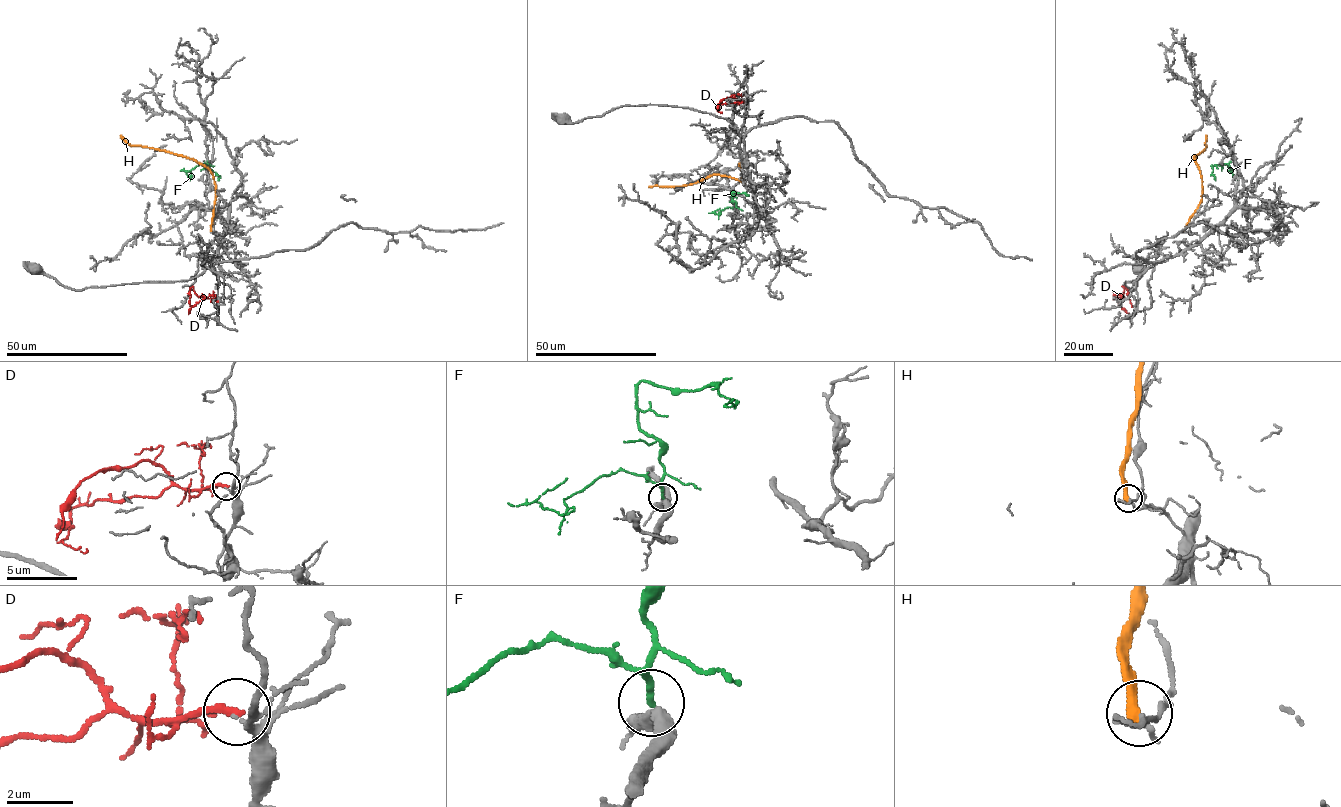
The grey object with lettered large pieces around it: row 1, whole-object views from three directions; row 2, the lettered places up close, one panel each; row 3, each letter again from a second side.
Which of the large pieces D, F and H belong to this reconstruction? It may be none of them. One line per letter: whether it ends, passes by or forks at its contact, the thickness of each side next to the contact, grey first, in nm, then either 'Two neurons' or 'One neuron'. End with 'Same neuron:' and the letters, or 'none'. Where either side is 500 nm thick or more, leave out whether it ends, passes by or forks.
D: It ends there. Thickness 170 nm (grey) against 240 nm. Two neurons
F: It ends there. Thickness 420 nm (grey) against 190 nm. One neuron
H: It ends there. Thickness 110 nm (grey) against 360 nm. Two neurons
Same neuron: F

